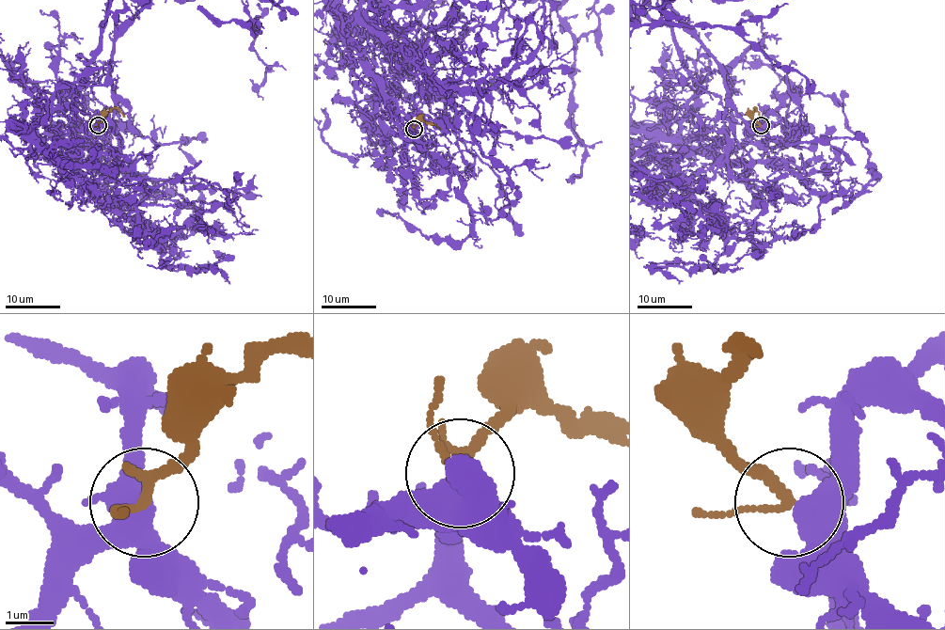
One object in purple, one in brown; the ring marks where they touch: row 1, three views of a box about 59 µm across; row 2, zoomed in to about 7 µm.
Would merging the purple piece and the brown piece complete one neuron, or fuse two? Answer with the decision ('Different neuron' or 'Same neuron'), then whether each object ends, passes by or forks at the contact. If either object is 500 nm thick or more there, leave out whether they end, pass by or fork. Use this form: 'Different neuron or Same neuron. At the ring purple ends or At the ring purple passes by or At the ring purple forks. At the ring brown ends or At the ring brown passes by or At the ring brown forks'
Same neuron. At the ring purple forks. At the ring brown forks

